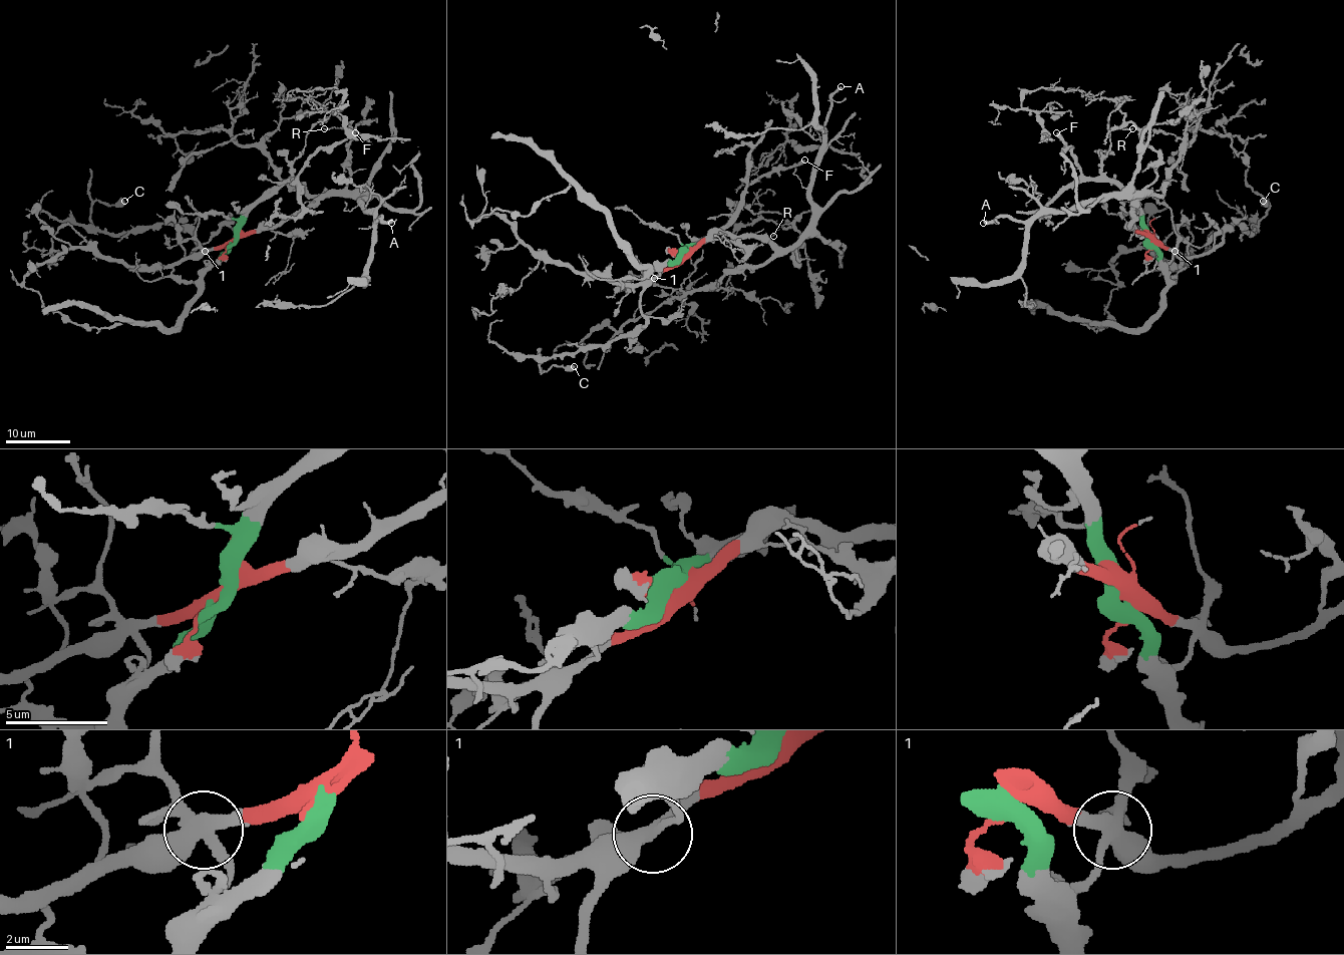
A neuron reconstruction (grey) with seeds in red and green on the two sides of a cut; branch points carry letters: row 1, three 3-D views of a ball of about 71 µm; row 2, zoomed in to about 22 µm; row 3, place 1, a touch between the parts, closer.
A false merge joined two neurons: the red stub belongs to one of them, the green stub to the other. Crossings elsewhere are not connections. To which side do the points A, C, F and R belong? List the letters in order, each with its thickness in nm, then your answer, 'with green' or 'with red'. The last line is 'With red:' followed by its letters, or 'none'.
A: 380 nm | with red
C: 650 nm | with red
F: 300 nm | with green
R: 130 nm | with red
With red: A, C, R

